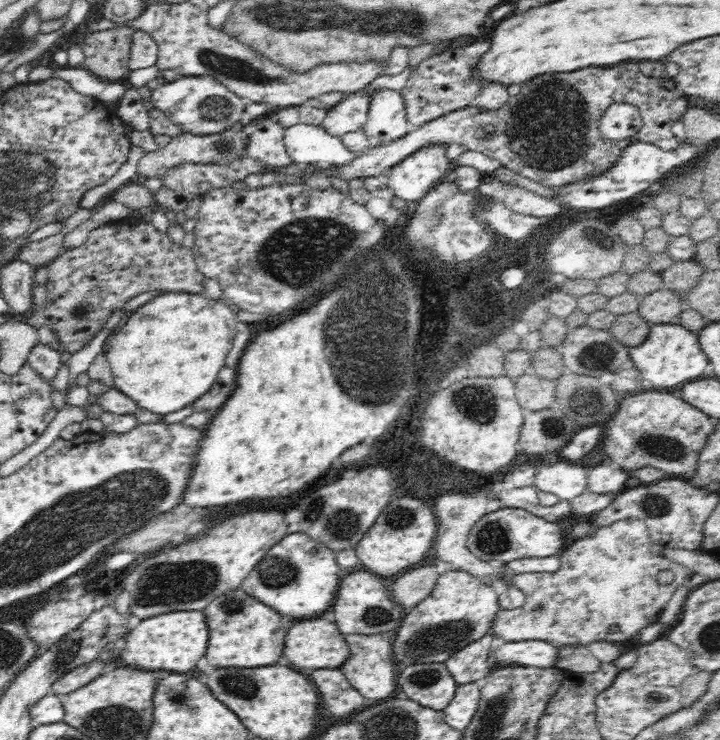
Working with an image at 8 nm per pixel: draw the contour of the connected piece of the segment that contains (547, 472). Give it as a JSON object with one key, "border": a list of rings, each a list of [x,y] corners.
{"border":[[[562,460],[556,464],[538,464],[533,469],[534,488],[554,494],[560,501],[571,501],[587,491],[588,470],[578,464]]]}

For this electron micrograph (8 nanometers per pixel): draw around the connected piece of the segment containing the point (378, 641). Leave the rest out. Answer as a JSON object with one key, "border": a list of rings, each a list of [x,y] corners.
{"border":[[[345,634],[348,645],[348,662],[344,662],[339,668],[344,673],[346,680],[352,684],[365,699],[370,703],[381,702],[384,699],[392,698],[398,691],[397,676],[400,667],[394,662],[391,653],[390,639],[387,634]]]}

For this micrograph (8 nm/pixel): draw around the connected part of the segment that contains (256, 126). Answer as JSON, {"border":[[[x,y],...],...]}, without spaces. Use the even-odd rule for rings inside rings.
{"border":[[[256,118],[248,131],[245,156],[262,164],[284,167],[292,160],[284,146],[285,128],[275,118]]]}

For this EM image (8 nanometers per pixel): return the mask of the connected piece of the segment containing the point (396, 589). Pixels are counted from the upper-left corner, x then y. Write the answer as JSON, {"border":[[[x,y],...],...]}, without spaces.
{"border":[[[436,564],[401,573],[392,580],[394,584],[390,584],[393,600],[396,600],[404,611],[414,608],[431,594],[439,576]]]}

